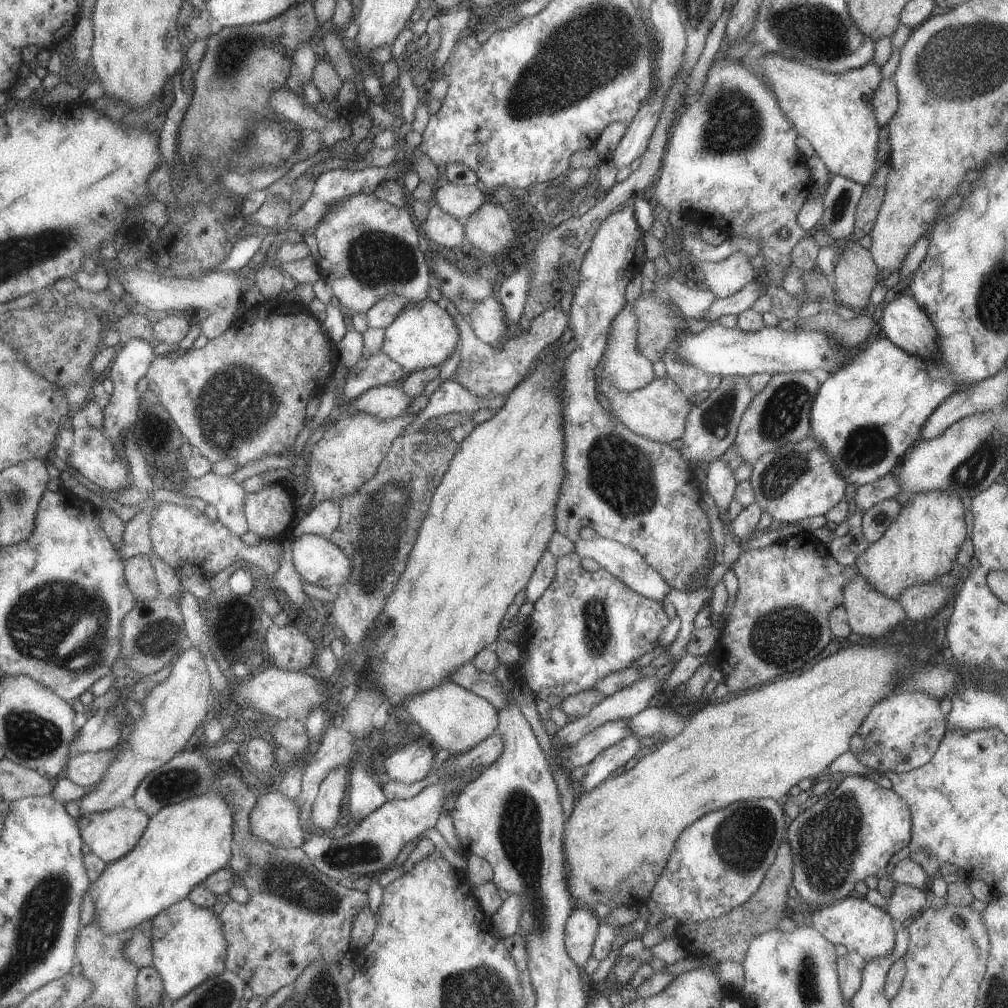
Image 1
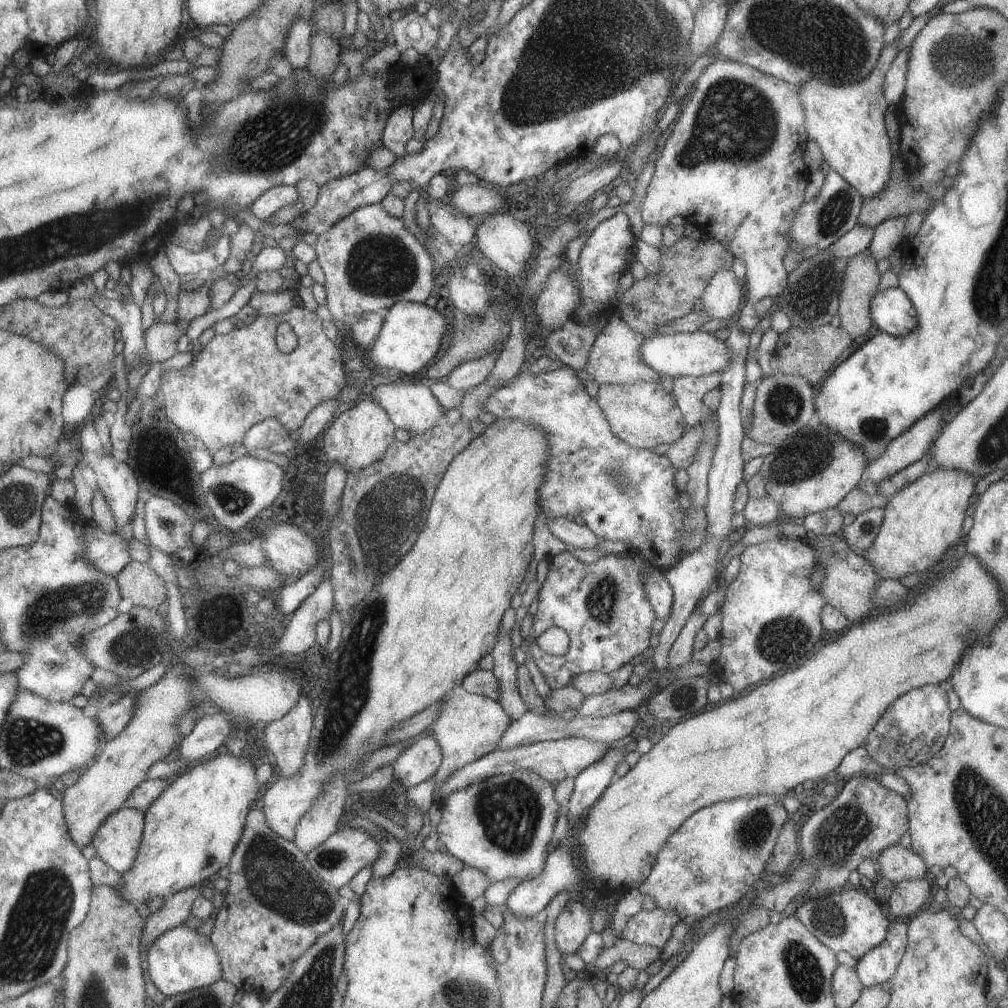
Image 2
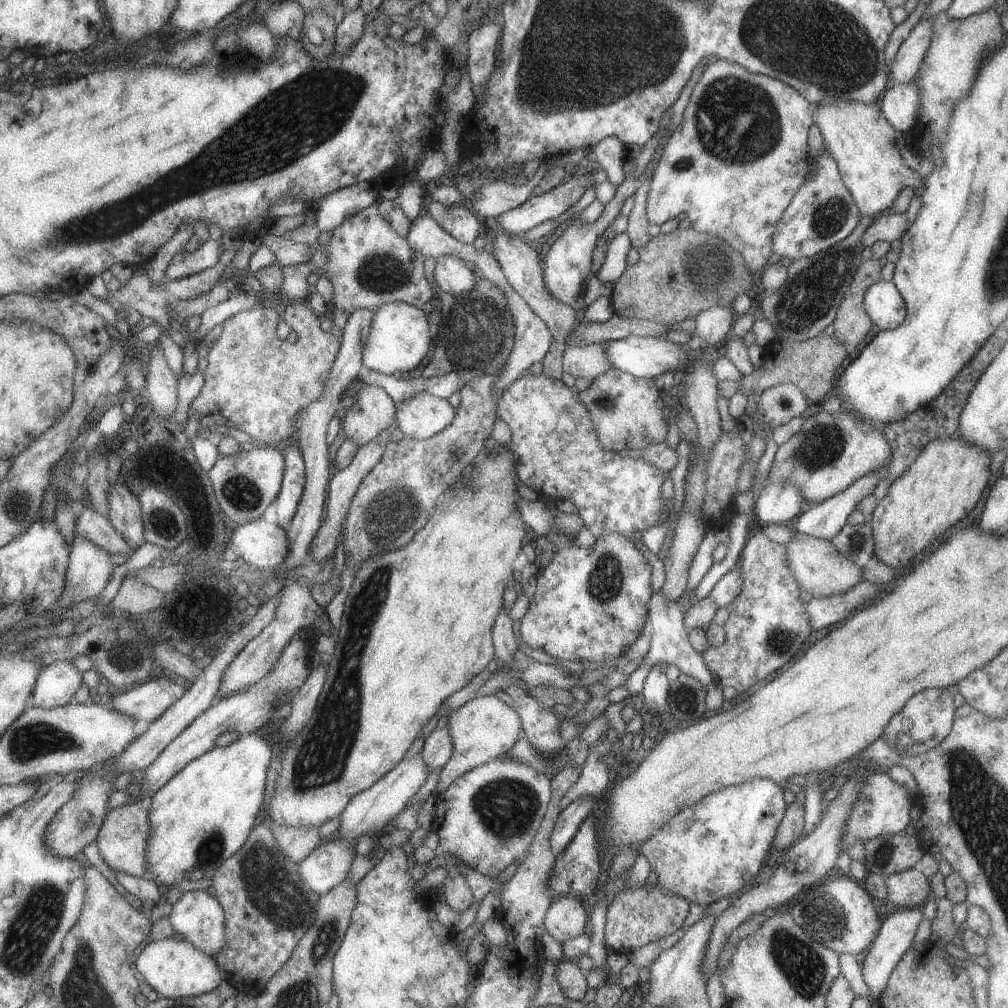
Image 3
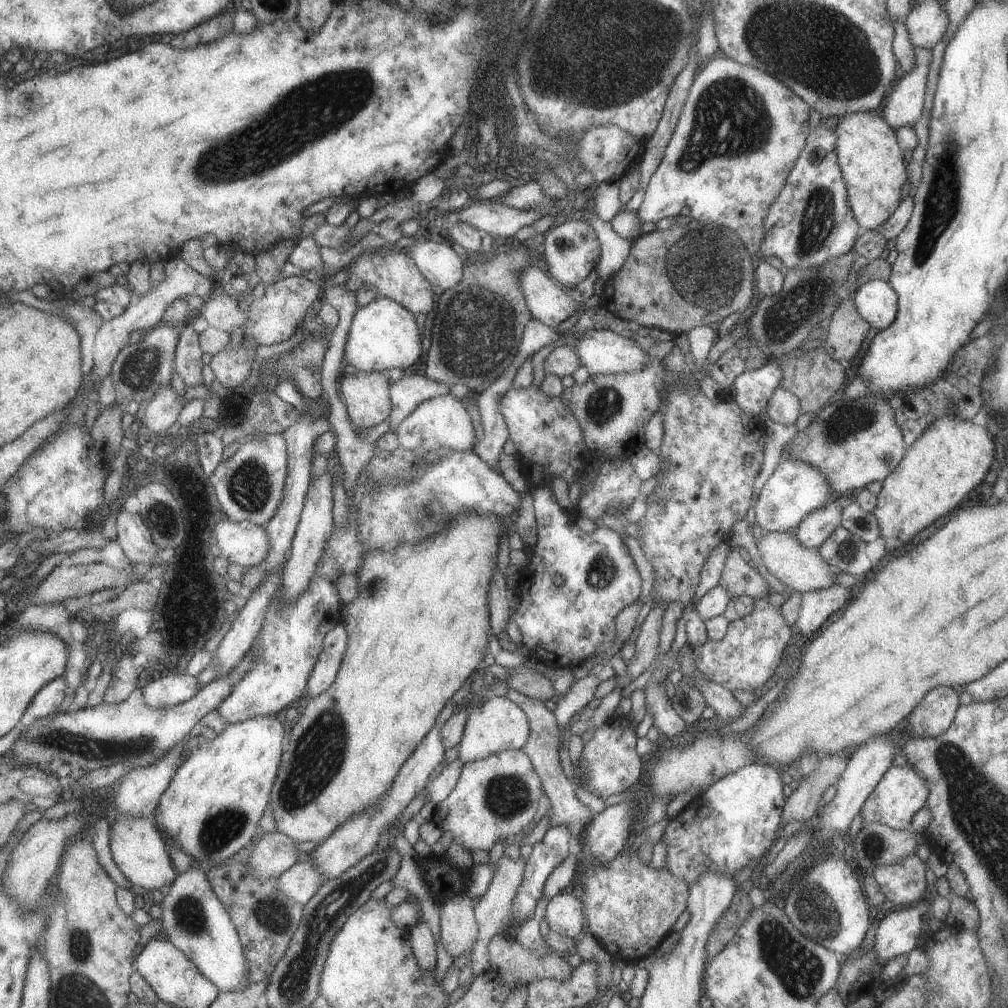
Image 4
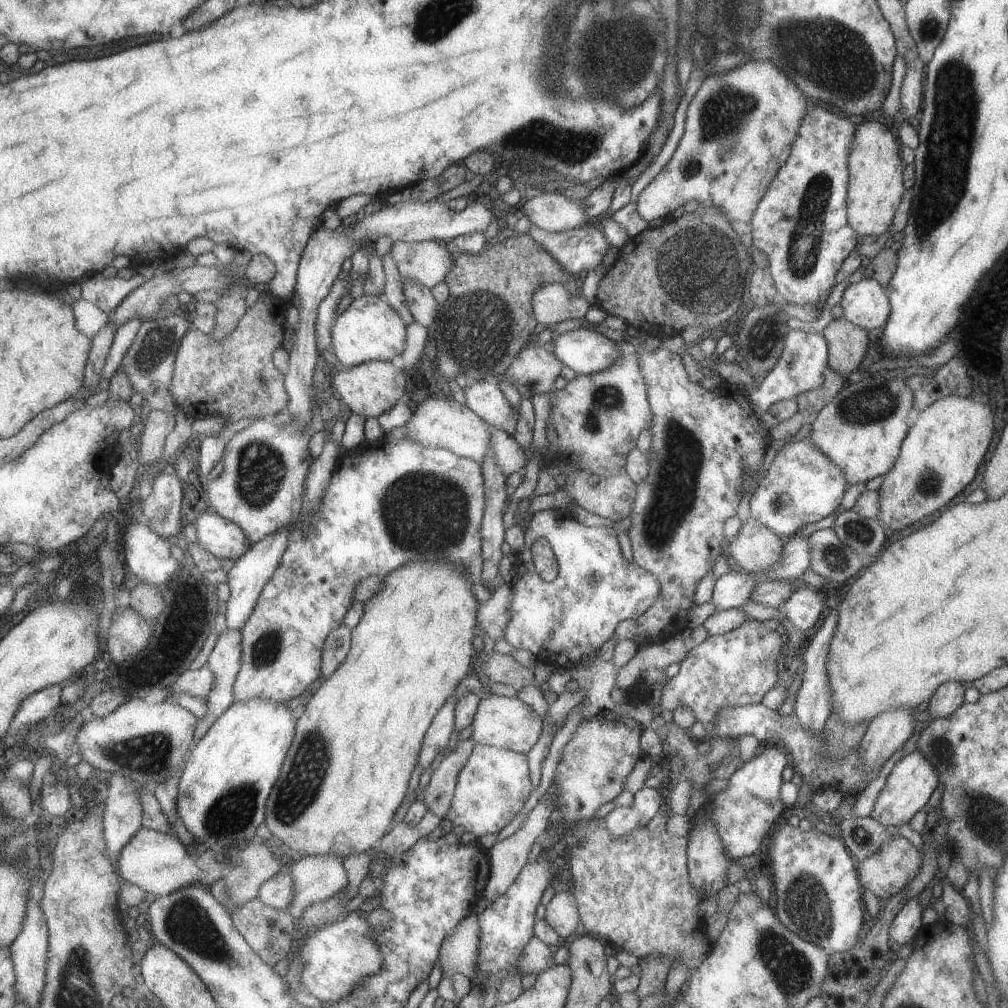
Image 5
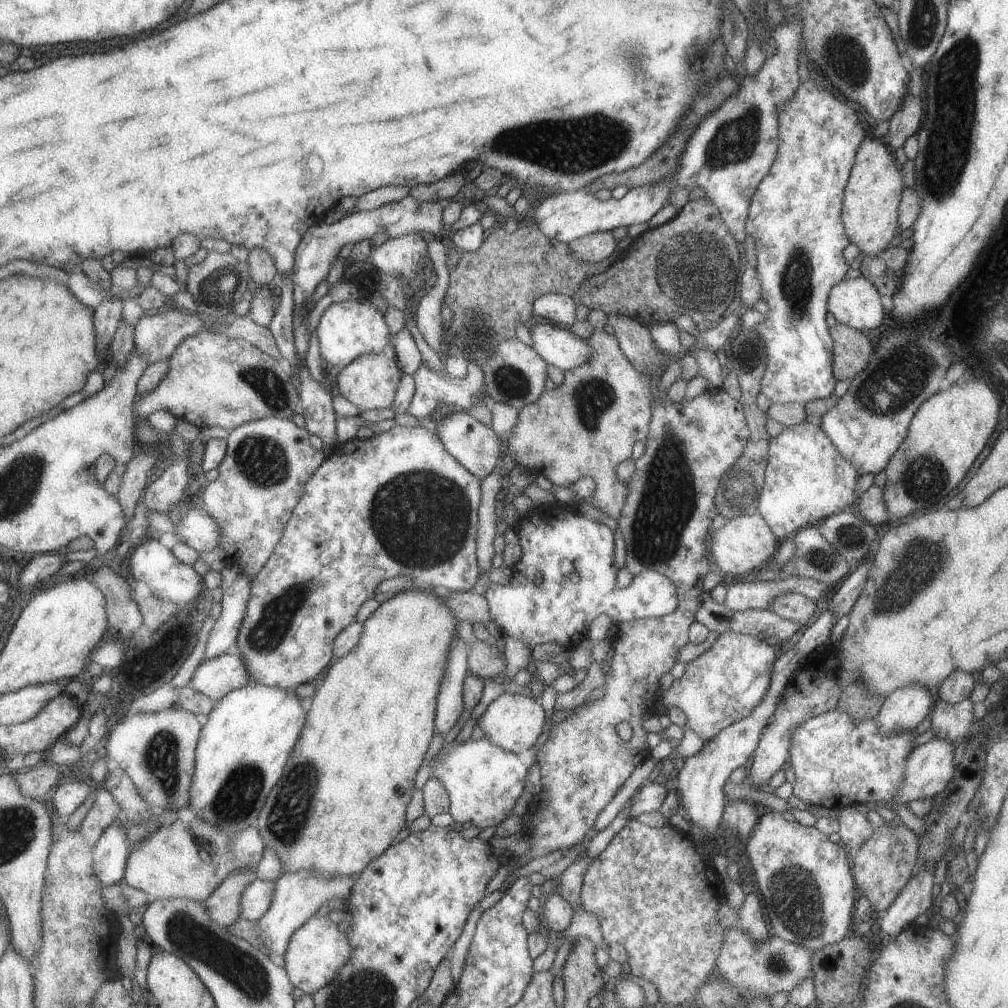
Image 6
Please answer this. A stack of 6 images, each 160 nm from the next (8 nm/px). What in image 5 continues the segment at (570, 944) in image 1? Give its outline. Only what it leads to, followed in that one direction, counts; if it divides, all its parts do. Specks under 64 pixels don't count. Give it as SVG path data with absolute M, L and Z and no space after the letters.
M558 892L545 906L544 919L566 942L574 937L574 930L580 922L578 906L573 893Z

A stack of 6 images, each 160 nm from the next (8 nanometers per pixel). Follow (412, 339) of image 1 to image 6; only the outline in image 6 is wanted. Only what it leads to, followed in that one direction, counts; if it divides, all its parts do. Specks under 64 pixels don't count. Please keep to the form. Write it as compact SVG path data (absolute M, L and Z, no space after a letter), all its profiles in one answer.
M368 298L347 299L343 302L333 303L323 312L316 327L321 358L327 362L328 367L342 369L349 362L363 353L379 354L390 342L390 330L384 319L384 314L377 310Z

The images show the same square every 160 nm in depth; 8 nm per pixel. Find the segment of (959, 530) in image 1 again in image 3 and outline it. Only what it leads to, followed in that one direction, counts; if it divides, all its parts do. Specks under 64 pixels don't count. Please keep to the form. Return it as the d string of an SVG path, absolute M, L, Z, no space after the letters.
M957 435L927 442L905 474L891 482L869 518L877 561L900 572L935 538L949 532L947 528L959 524L973 510L989 482L990 457L989 452L963 442Z

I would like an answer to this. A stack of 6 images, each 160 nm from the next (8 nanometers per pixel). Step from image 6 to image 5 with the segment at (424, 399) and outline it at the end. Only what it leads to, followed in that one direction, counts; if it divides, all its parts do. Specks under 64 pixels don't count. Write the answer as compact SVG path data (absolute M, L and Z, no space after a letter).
M485 380L467 383L464 392L465 406L469 407L487 425L492 425L511 435L515 432L515 423L519 411L512 407L499 390L498 385Z

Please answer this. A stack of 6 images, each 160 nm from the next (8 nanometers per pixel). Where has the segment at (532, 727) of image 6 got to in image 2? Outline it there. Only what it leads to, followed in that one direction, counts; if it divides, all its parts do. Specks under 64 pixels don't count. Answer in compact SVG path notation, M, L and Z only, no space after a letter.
M461 686L453 687L453 690L446 693L443 698L441 698L442 701L439 700L437 716L431 721L428 728L429 734L437 741L442 754L440 765L433 774L435 775L433 802L439 800L438 786L448 779L457 768L469 764L495 749L501 734L510 723L497 701L475 693L467 693Z

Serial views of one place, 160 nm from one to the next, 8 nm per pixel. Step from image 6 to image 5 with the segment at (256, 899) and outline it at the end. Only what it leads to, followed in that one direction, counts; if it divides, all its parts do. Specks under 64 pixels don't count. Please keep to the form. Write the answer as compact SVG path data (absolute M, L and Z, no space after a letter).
M282 869L260 884L257 898L274 909L287 909L292 904L293 885L288 869Z

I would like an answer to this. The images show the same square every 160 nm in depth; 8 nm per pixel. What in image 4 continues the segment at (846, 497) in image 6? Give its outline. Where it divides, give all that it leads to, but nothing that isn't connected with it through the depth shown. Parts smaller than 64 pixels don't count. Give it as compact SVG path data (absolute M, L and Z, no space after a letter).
M783 459L765 481L754 506L755 524L769 531L790 531L796 528L805 515L835 499L825 477L812 466L801 461Z

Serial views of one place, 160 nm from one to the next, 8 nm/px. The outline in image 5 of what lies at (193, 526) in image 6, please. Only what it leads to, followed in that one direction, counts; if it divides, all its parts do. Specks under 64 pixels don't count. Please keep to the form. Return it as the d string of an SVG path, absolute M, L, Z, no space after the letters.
M216 512L203 513L198 518L198 545L203 546L219 559L229 558L232 561L243 557L252 543L237 523L223 518Z

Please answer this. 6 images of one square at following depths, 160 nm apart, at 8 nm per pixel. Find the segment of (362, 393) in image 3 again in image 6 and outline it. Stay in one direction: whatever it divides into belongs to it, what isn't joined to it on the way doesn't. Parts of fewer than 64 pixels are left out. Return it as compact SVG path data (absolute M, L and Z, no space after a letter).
M382 352L379 354L363 353L349 362L347 366L342 369L338 368L336 371L338 394L354 404L360 411L389 409L402 375L394 359Z

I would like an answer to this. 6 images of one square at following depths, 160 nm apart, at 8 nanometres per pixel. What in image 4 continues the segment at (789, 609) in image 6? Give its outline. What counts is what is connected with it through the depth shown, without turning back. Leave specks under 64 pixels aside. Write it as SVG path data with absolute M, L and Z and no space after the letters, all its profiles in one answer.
M833 584L826 589L817 589L800 593L801 602L799 604L798 615L793 624L794 630L799 638L807 637L813 632L817 632L817 628L839 608L843 608L852 598L853 588L845 588L842 585Z

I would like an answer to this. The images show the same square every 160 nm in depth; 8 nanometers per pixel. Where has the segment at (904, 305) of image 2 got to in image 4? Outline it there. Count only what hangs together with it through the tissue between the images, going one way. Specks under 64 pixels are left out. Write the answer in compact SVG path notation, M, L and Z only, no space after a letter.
M881 279L868 280L857 288L854 303L859 316L880 331L893 322L898 309L896 292Z

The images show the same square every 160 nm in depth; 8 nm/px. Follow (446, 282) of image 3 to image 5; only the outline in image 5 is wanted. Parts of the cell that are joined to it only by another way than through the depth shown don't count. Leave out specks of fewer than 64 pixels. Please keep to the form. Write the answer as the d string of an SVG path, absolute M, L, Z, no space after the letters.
M436 240L393 241L390 253L401 279L418 282L428 289L444 282L454 265L454 251L448 244Z

